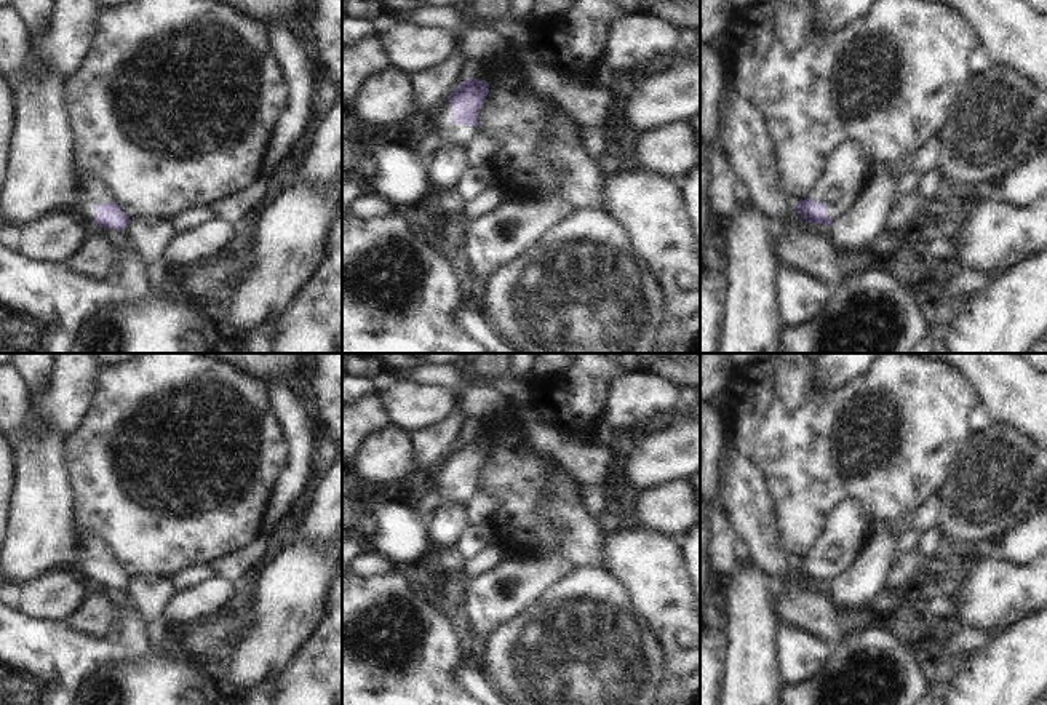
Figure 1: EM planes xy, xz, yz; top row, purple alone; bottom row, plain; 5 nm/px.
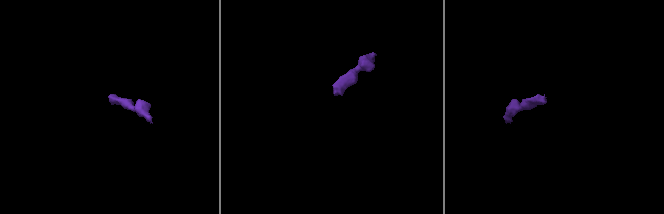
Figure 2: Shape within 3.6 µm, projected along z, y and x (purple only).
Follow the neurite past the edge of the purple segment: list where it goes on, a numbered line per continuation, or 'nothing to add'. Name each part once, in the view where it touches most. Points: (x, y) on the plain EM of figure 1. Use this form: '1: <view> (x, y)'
1: xz (448, 491)

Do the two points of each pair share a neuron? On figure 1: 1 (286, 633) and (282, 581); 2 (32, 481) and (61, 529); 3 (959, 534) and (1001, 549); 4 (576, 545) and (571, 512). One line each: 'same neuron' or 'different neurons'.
1: same neuron
2: same neuron
3: different neurons
4: same neuron

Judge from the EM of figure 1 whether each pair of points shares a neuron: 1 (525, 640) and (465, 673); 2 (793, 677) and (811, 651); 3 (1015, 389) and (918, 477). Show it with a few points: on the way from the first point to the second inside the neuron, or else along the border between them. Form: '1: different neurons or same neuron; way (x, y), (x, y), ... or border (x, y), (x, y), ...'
1: different neurons; border (486, 678), (496, 688)
2: same neuron; way (795, 670), (804, 657)
3: different neurons; border (959, 370), (974, 387), (975, 397), (980, 402)

